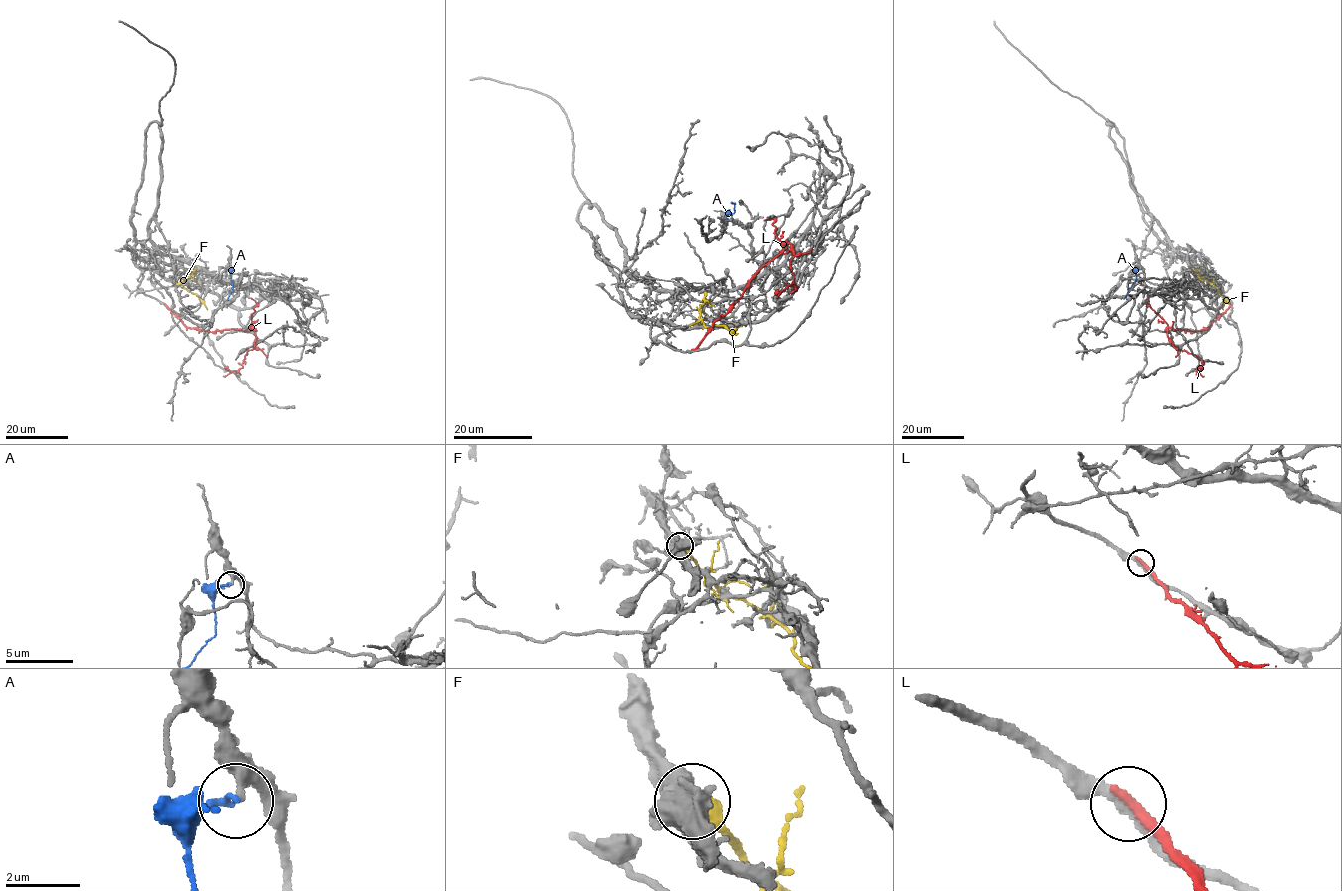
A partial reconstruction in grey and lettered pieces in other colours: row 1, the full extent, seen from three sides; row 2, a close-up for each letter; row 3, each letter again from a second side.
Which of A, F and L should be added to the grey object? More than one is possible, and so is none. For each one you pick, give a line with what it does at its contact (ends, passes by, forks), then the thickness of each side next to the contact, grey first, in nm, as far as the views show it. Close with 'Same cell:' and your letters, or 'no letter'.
Same cell: no letter

